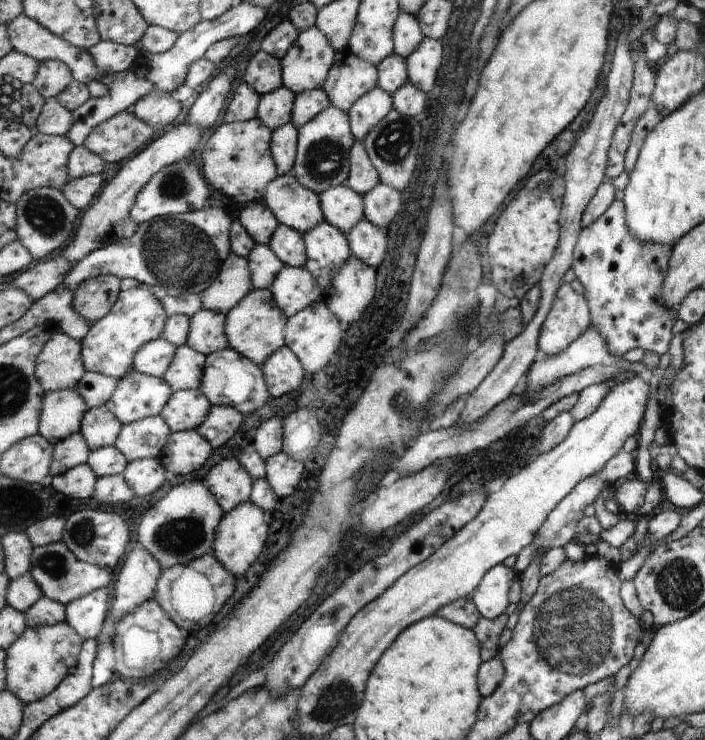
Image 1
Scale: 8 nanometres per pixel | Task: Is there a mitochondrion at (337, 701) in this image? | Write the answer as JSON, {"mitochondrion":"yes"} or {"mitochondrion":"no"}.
{"mitochondrion":"yes"}

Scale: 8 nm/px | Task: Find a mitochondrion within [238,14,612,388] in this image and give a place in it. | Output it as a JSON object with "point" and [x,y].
{"point":[324,159]}

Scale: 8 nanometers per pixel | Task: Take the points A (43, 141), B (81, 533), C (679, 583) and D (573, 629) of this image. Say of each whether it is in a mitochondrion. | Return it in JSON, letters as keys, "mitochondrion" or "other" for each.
{"A":"other","B":"mitochondrion","C":"mitochondrion","D":"mitochondrion"}

